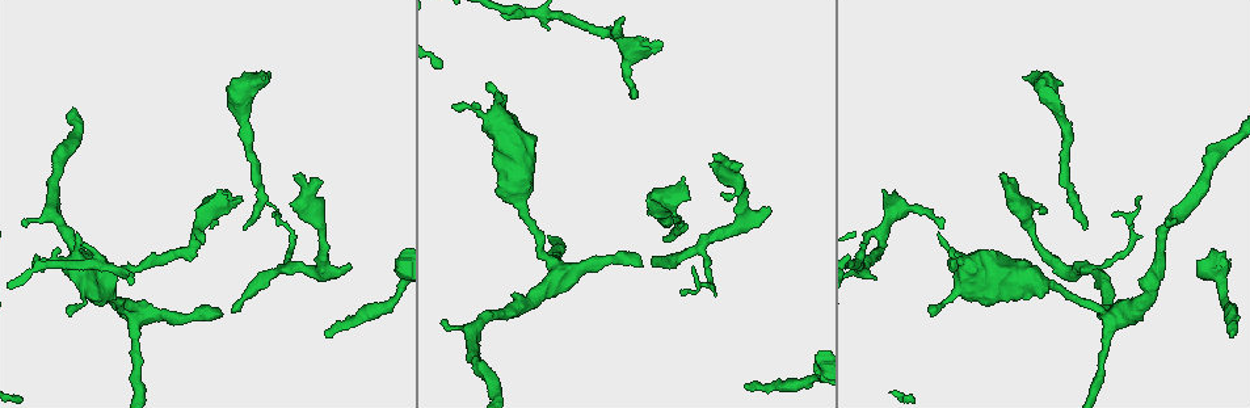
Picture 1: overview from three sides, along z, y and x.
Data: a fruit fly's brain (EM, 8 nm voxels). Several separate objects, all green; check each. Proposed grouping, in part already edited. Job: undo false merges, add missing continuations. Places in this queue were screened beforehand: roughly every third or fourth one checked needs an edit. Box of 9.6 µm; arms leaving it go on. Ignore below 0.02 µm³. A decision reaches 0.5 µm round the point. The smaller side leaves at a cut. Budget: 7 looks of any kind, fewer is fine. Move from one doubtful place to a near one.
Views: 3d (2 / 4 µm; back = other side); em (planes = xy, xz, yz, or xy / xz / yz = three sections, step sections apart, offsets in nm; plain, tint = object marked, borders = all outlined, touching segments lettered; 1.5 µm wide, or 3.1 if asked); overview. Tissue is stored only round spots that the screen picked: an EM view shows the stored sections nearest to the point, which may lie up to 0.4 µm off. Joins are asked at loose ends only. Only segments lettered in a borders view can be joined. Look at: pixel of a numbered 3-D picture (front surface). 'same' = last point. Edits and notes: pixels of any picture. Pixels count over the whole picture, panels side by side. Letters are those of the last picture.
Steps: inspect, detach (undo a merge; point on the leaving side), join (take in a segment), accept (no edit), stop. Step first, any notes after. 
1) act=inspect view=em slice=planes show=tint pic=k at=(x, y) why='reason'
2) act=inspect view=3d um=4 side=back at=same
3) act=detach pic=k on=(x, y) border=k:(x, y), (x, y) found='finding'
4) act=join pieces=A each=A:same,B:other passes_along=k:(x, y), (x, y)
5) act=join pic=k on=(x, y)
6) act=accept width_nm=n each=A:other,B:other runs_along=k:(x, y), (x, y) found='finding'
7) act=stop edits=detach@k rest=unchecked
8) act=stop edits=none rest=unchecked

act=inspect view=em slice=yz step=4 show=tint pic=1 at=(349, 266) why='free end'

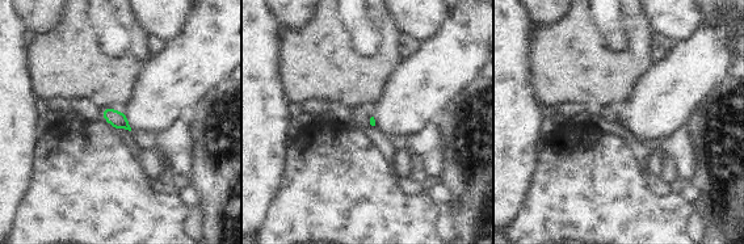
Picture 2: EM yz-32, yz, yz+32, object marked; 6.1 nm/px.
act=inspect view=em slice=planes show=borders at=same

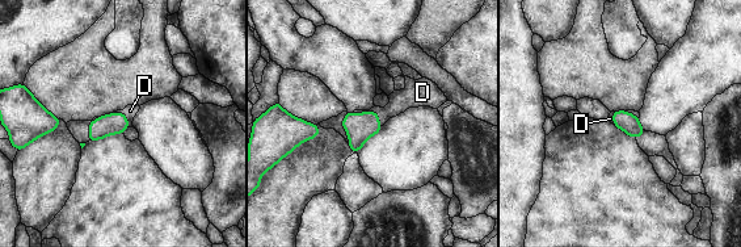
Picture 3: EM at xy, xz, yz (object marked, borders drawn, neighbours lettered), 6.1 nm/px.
act=join pieces=D each=D:same passes_along=3:(360, 128), (370, 112), (408, 97) found='it goes on there'

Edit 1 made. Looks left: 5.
act=inspect view=3d um=4 pic=1 at=(1234, 333) why='long arm stops here'

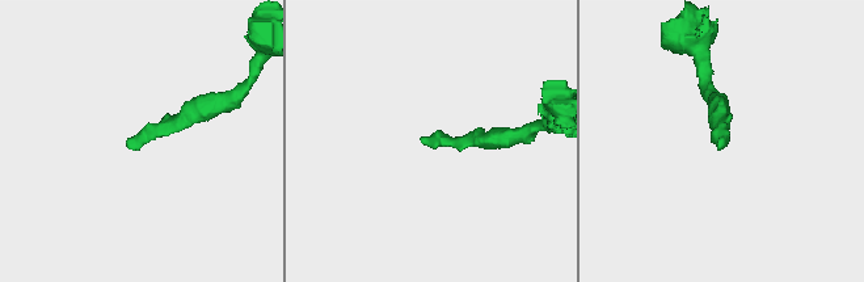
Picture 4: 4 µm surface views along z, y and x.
act=inspect view=em slice=yz step=4 show=borders pic=4 at=(127, 146) why='need the tissue'

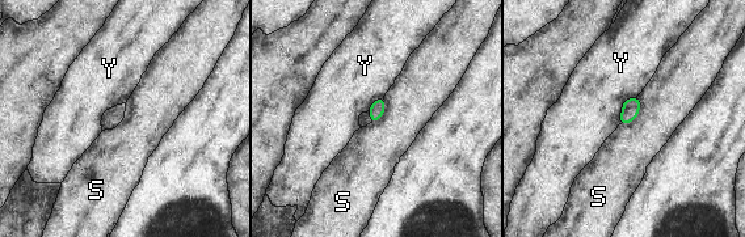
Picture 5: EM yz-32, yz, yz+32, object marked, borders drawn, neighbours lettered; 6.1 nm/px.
act=accept each=S:other,Y:other border=5:(638, 97), (639, 113), (621, 125) found='no lettered segment goes on from it'

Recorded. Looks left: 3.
act=inspect view=em slice=planes show=borders pic=1 at=(715, 156) why='an open end'

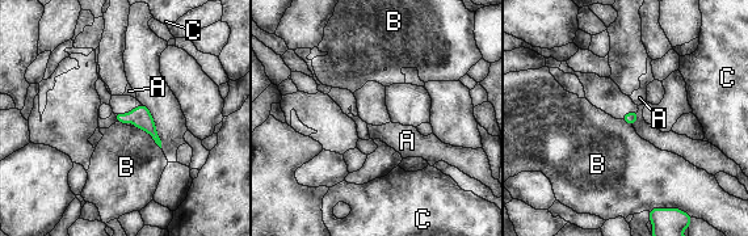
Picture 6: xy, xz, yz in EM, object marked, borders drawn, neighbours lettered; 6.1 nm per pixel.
act=accept longest_contact=B:240nm each=A:other,B:other,C:other border=6:(129, 126), (143, 129), (160, 148) found='none of them fits'

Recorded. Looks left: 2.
act=stop edits=join@3 rest=unchecked

